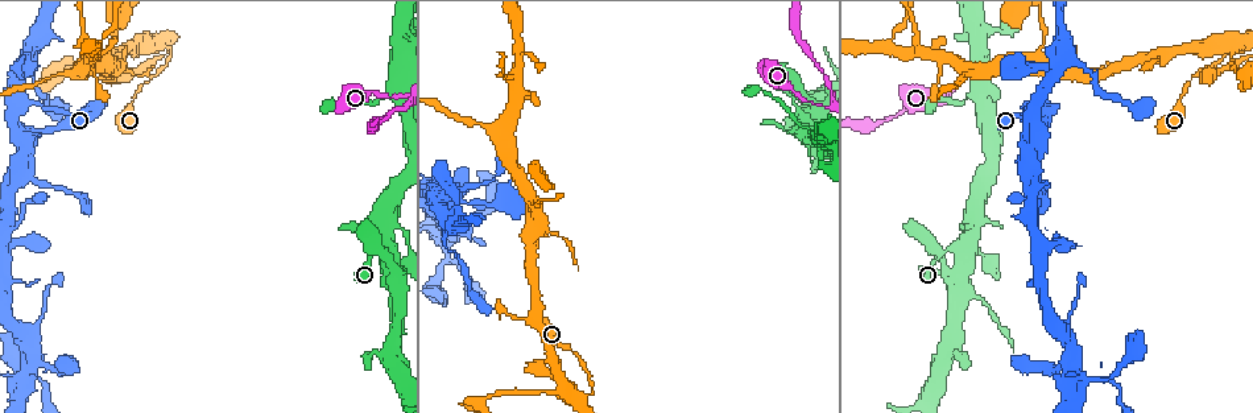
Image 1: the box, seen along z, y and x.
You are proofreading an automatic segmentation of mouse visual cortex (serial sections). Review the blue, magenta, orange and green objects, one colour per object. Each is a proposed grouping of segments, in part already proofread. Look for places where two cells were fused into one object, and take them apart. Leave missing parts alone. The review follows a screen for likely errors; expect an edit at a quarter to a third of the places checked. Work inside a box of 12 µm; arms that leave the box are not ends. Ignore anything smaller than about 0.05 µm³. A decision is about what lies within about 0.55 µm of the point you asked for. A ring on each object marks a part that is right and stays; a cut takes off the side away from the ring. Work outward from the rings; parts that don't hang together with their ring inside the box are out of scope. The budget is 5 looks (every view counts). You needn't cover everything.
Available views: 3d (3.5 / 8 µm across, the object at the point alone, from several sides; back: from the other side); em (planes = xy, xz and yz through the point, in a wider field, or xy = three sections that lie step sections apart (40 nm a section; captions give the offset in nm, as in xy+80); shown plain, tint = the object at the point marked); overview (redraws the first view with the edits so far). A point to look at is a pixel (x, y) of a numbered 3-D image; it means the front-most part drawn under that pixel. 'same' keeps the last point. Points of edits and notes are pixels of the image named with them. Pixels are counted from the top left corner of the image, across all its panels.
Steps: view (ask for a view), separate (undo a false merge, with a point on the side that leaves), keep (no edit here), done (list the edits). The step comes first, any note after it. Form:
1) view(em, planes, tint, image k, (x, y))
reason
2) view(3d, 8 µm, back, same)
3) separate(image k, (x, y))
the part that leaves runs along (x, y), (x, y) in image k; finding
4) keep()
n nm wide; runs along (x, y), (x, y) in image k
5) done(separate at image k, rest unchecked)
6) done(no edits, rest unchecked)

view(3d, 3.5 µm, back, image 1, (813, 105))
sharp bend

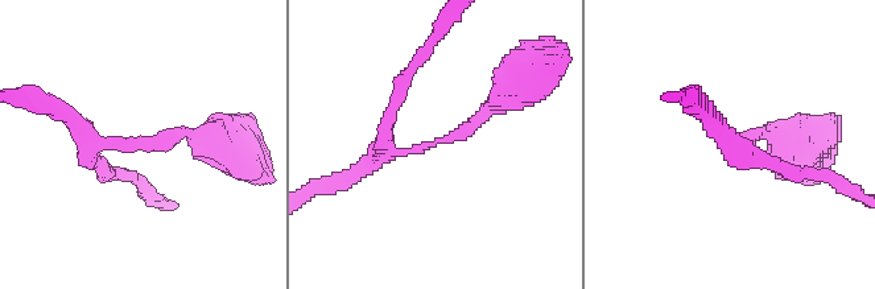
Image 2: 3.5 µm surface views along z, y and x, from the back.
view(em, xy, step 1, tint, image 2, (435, 145))
3 arms; arms of 200, 200, 200 nm

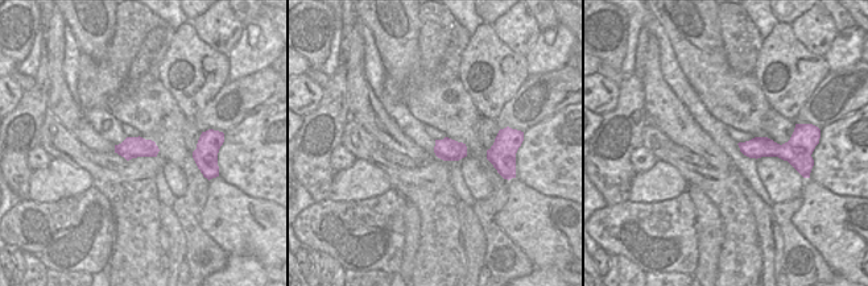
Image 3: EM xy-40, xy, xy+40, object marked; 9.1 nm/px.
view(em, xy, step 3, tint, same)

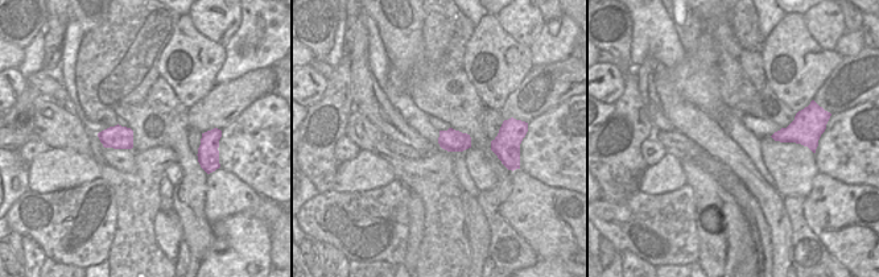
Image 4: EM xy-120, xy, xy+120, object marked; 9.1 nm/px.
keep()
runs along (210, 137), (100, 141), (93, 161) in image 2; continuous, no second cell

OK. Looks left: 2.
view(3d, 8 µm, image 1, (92, 110))
sudden change in width

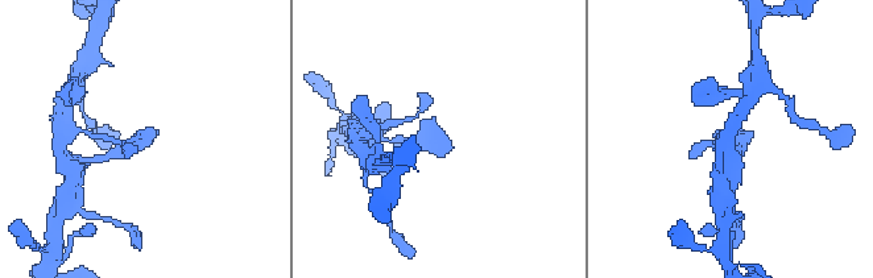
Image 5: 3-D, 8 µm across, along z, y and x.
view(em, xy, step 1, tint, image 5, (437, 134))

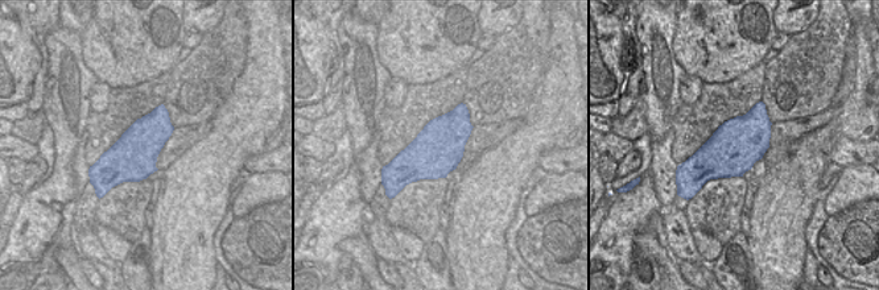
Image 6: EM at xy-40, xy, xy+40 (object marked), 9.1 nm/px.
keep()
460 nm wide; runs along (423, 108), (417, 117), (441, 157) in image 5; all the same cell

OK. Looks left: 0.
done(no edits, rest unchecked)

